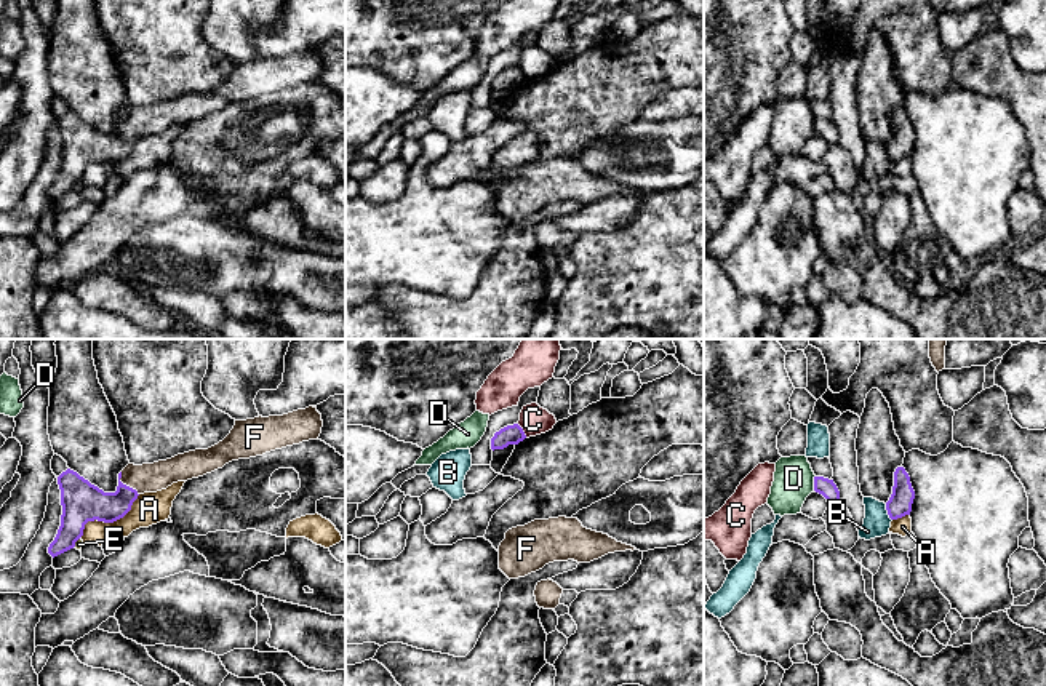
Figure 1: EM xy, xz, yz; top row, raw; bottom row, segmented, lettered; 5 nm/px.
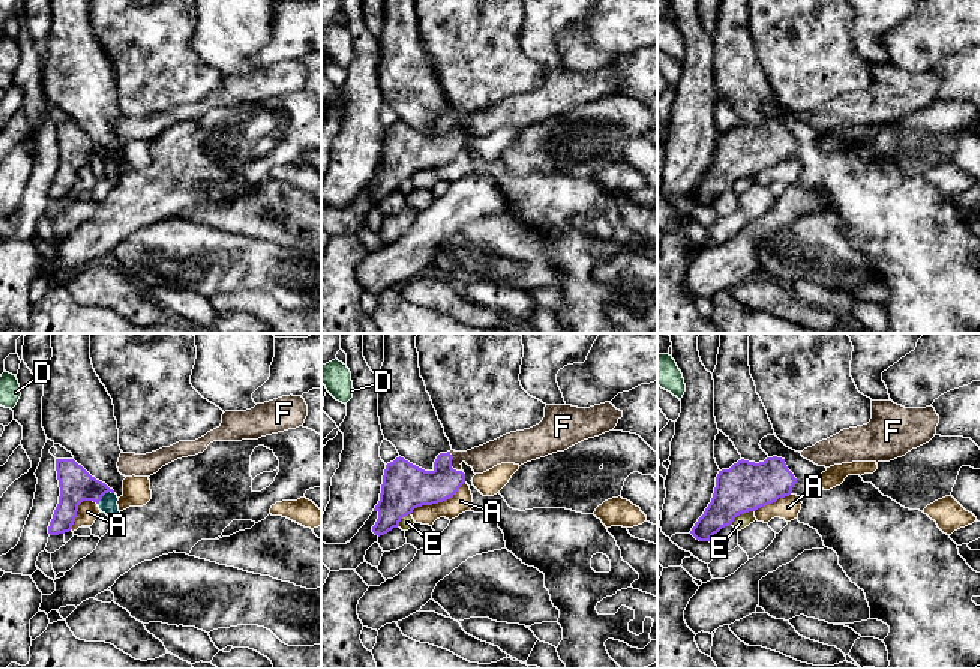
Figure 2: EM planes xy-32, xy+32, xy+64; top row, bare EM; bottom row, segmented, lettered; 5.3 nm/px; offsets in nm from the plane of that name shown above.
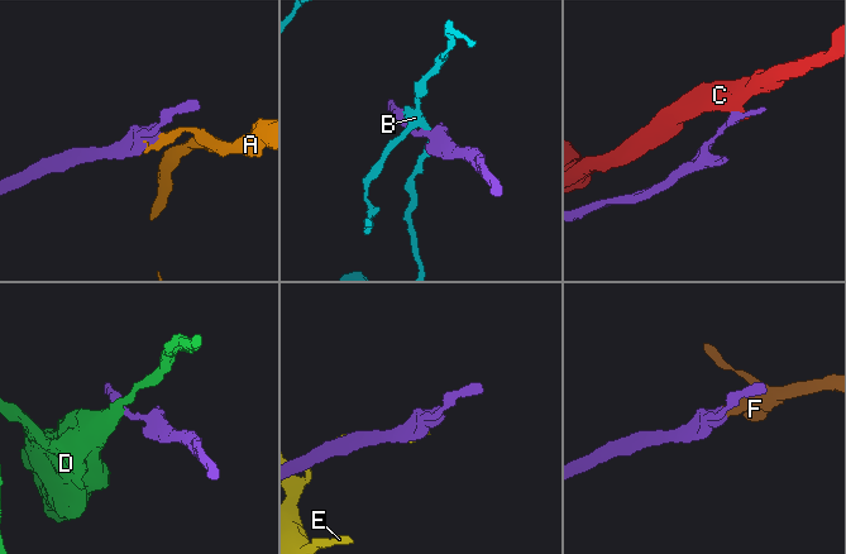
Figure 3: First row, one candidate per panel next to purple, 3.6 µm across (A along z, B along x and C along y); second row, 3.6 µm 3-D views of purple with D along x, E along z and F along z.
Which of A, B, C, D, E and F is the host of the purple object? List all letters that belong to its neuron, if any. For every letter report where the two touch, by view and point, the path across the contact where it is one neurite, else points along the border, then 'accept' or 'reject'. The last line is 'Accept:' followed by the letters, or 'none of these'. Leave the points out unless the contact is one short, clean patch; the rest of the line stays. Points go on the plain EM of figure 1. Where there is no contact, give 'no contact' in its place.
A: contact xy (109, 163); border xy (139, 136), (122, 159), (112, 163), (90, 162), (80, 178); reject
B: contact yz (888, 154); reject
C: contact xz (522, 72); border xz (517, 66), (526, 79); reject
D: contact yz (814, 125); border yz (814, 117), (813, 131); reject
E: contact xy (77, 181); reject
F: contact xy (125, 127); way xy (82, 144), (111, 144), (125, 127), (138, 120), (154, 119); accept
Accept: F

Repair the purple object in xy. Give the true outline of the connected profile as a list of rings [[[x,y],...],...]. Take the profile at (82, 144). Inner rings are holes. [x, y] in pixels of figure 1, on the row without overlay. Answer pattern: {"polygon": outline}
{"polygon": [[[313,48],[283,58],[235,62],[230,75],[208,91],[189,93],[154,106],[128,106],[118,115],[115,134],[104,134],[67,110],[58,118],[62,157],[48,195],[54,200],[74,190],[88,163],[114,165],[123,160],[139,136],[157,134],[173,125],[203,118],[232,102],[318,82],[321,69],[321,56]]]}

